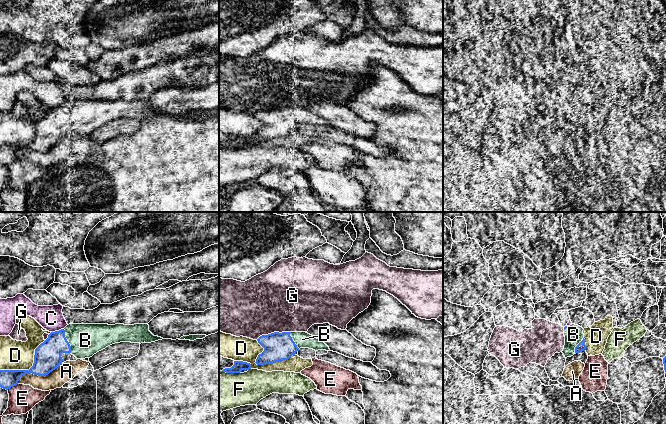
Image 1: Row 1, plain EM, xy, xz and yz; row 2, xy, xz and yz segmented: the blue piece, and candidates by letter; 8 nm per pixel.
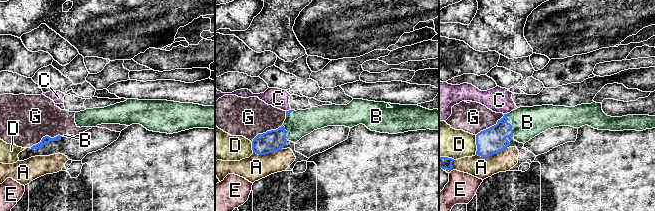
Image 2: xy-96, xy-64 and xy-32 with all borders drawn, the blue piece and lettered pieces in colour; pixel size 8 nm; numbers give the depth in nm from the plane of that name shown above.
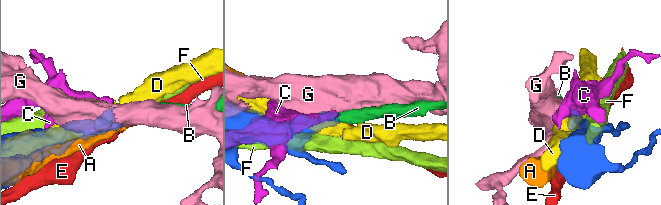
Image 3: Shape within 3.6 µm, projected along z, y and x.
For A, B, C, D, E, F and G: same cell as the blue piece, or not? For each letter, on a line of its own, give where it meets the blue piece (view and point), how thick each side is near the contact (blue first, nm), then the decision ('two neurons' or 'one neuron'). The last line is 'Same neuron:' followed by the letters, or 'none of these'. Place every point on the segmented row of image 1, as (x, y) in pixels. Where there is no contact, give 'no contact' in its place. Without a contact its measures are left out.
A: meets blue in xy at (37, 374); 220 nm thick on the blue side, 150 nm on the other; two neurons
B: meets blue in xy at (67, 341); 220 nm thick on the blue side, 260 nm on the other; one neuron
C: meets blue in xy at (57, 331); 220 nm thick on the blue side, 200 nm on the other; two neurons
D: meets blue in xz at (274, 362); 220 nm thick on the blue side, 190 nm on the other; two neurons
E: meets blue in xy at (12, 386); 140 nm thick on the blue side, 220 nm on the other; two neurons
F: meets blue in xz at (230, 372); 90 nm thick on the blue side, 300 nm on the other; two neurons
G: meets blue in xz at (272, 333); 220 nm thick on the blue side, 480 nm on the other; two neurons
Same neuron: B

